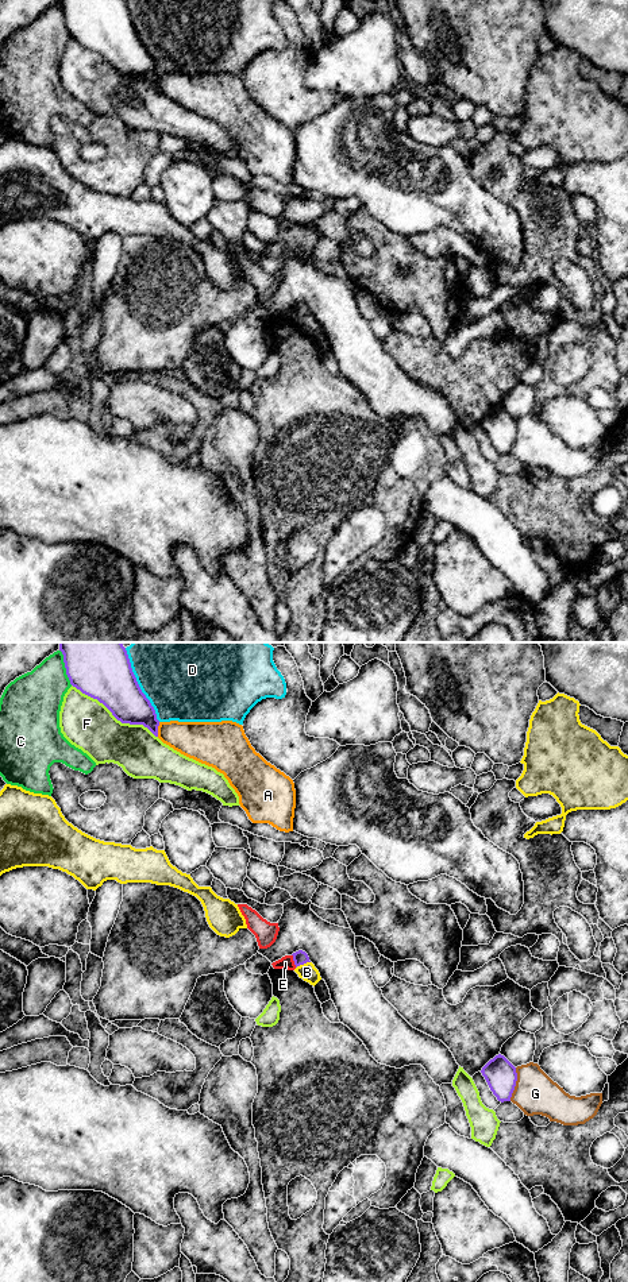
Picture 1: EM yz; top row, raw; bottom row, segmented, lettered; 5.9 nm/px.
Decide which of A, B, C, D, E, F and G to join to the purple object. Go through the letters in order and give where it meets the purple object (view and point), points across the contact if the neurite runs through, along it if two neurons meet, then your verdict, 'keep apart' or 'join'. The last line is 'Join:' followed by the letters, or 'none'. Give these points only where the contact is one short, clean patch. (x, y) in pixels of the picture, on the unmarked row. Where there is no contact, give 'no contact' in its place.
A: contact yz (157, 81); keep apart
B: contact yz (303, 316); keep apart
C: contact yz (65, 19); keep apart
D: contact yz (138, 37); keep apart
E: contact yz (293, 312); border yz (292, 307), (296, 319); keep apart
F: contact yz (115, 69); keep apart
G: contact yz (515, 436); keep apart
Join: none

